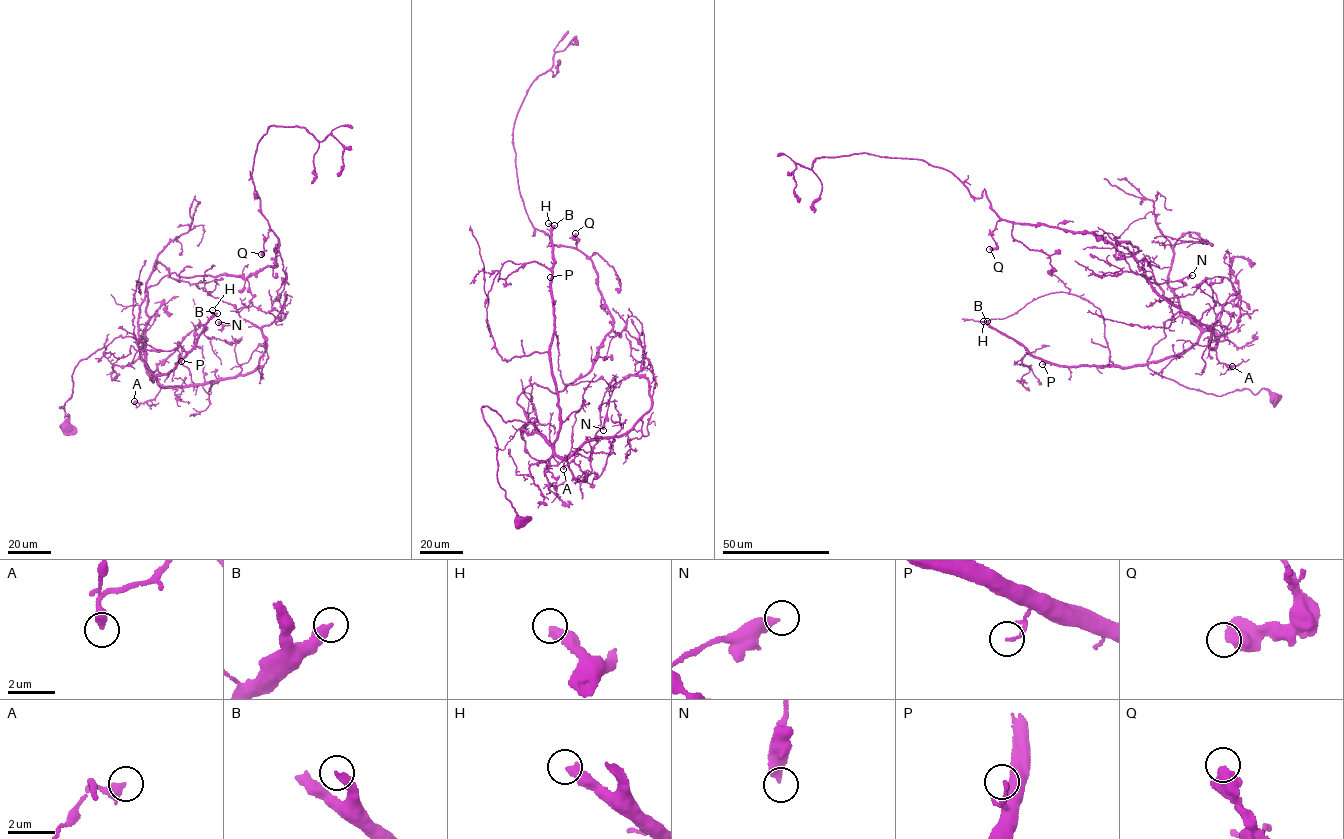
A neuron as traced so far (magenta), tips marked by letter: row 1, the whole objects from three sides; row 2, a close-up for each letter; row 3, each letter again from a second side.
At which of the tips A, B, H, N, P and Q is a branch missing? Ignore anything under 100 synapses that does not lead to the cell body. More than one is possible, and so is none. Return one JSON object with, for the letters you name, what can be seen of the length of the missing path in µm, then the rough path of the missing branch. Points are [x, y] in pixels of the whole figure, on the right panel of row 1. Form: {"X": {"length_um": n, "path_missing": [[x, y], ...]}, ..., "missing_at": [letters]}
{"B": {"length_um": 110, "path_missing": [[987, 321], [982, 305], [992, 294], [992, 287], [964, 242], [964, 230], [994, 200], [995, 189], [978, 155]]}, "H": {"length_um": 120, "path_missing": [[983, 321], [973, 312], [978, 303], [973, 299], [846, 279], [834, 272]]}, "missing_at": ["B", "H"]}

